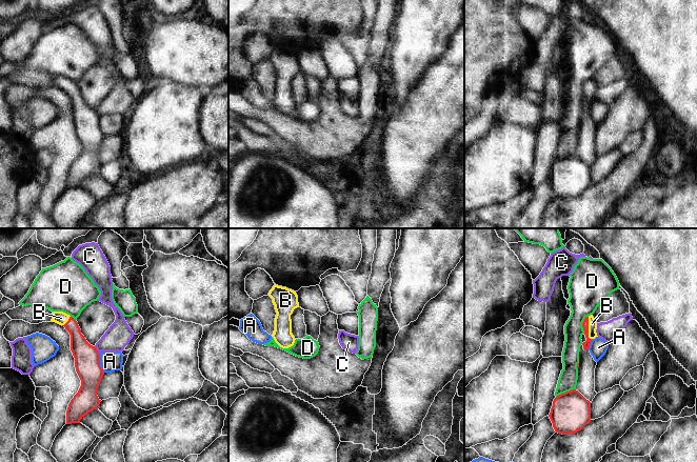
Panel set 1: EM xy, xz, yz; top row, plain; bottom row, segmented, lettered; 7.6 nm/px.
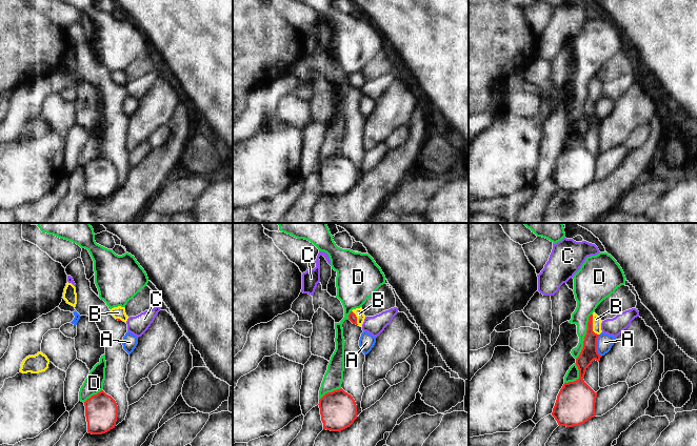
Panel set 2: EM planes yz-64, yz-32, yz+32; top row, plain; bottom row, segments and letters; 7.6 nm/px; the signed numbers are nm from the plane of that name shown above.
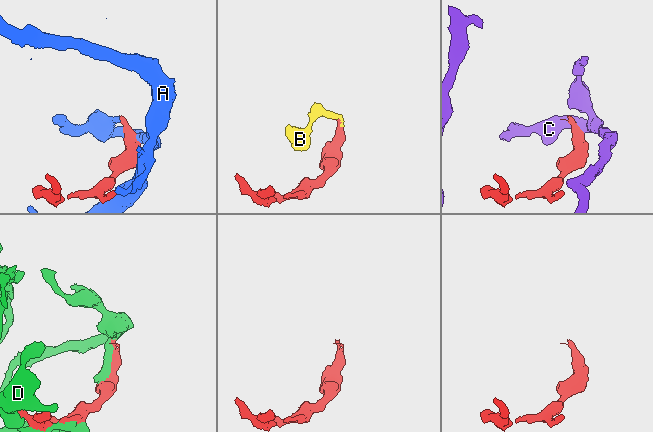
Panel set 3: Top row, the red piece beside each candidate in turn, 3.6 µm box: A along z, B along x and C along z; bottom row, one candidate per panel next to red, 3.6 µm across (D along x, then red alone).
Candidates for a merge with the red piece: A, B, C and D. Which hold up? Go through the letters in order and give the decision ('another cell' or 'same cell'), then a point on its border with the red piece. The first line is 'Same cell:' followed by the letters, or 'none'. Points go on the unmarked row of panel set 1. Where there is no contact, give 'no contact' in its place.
Same cell: B
A: another cell; contact xy (99, 126)
B: same cell; contact yz (588, 93)
C: another cell; contact xy (96, 114)
D: another cell; contact yz (566, 156)

